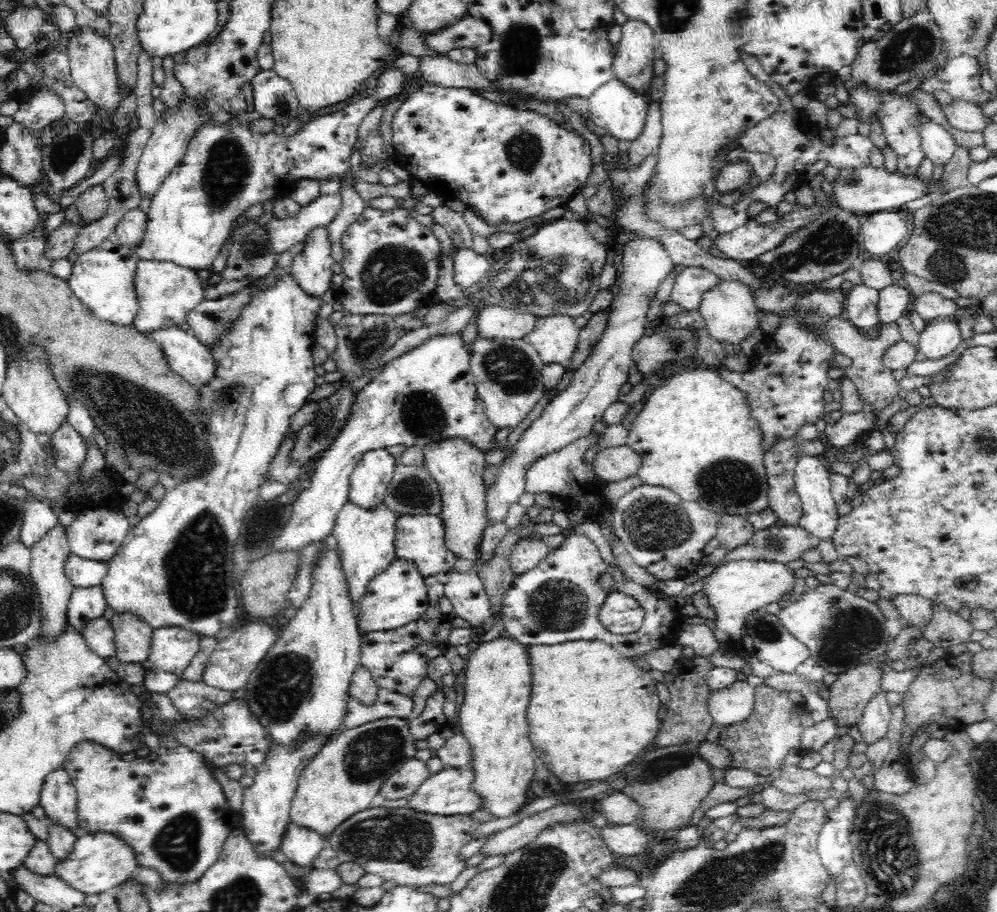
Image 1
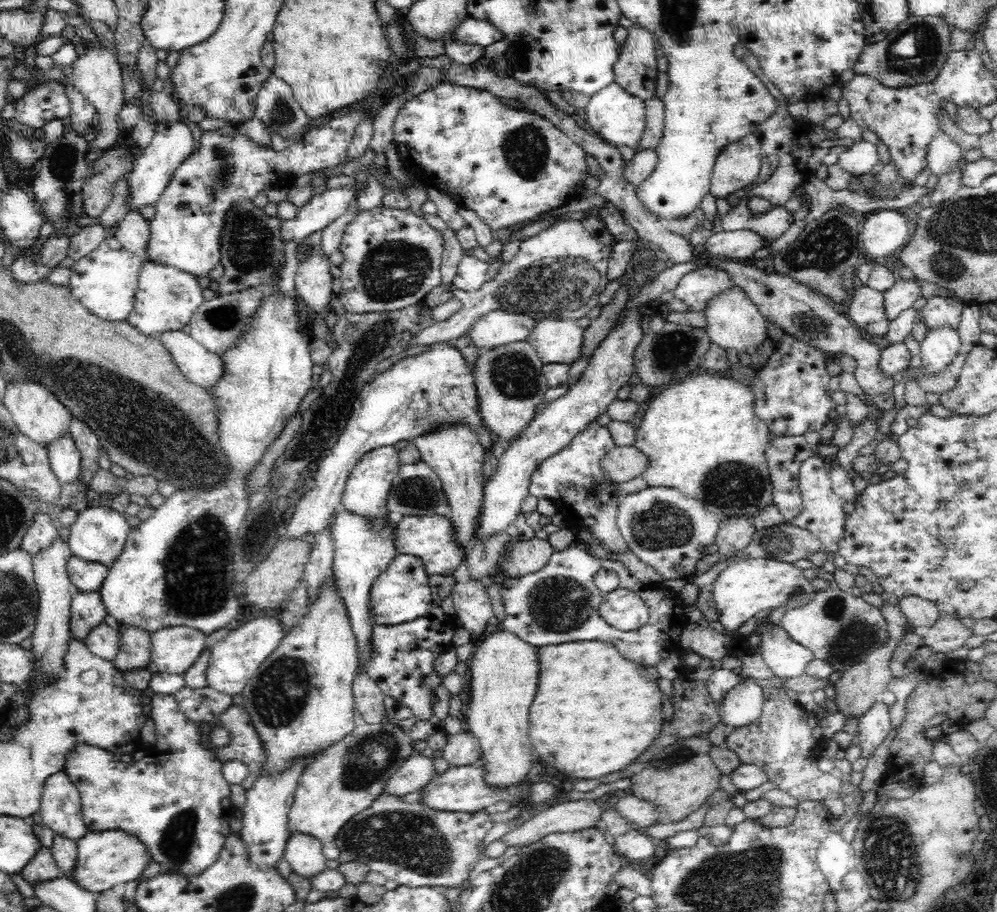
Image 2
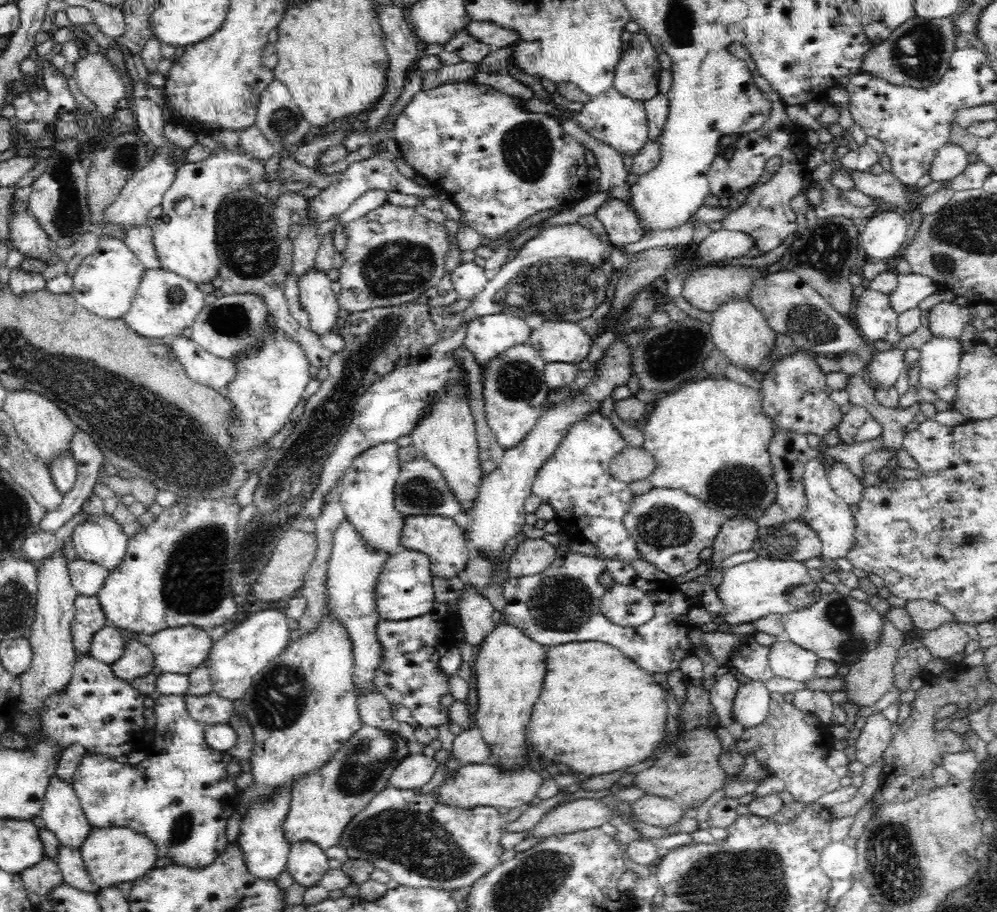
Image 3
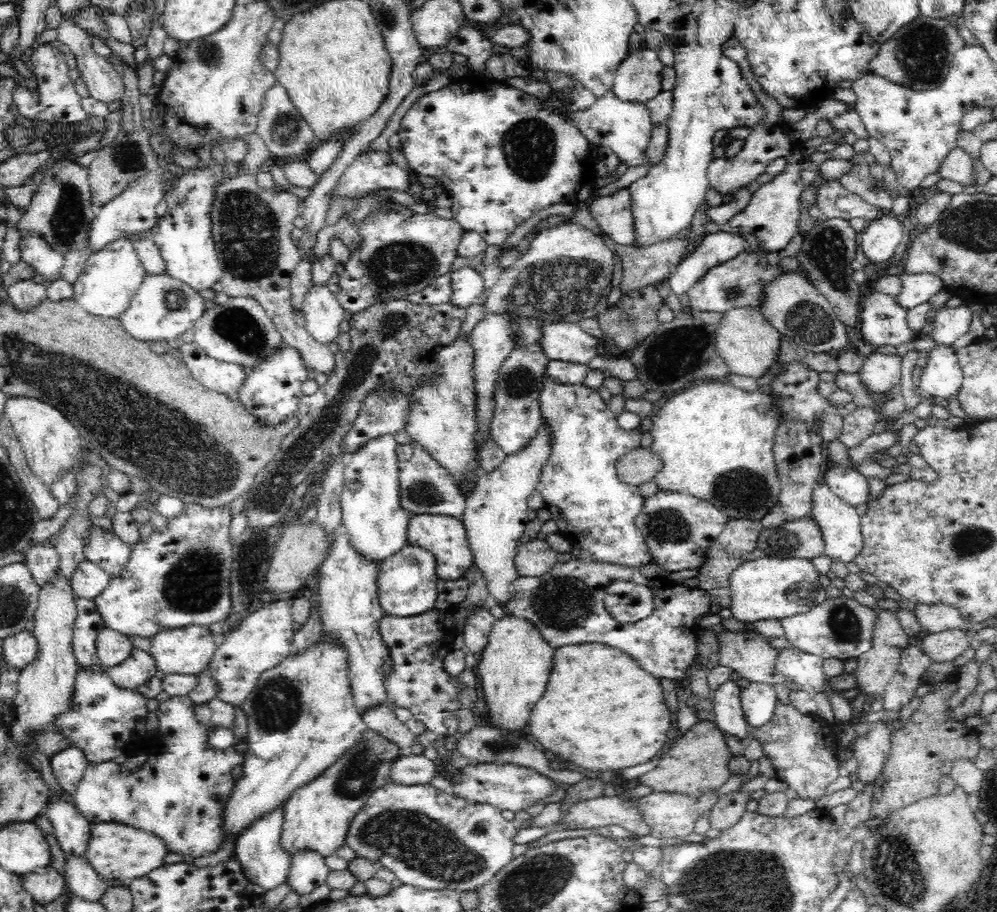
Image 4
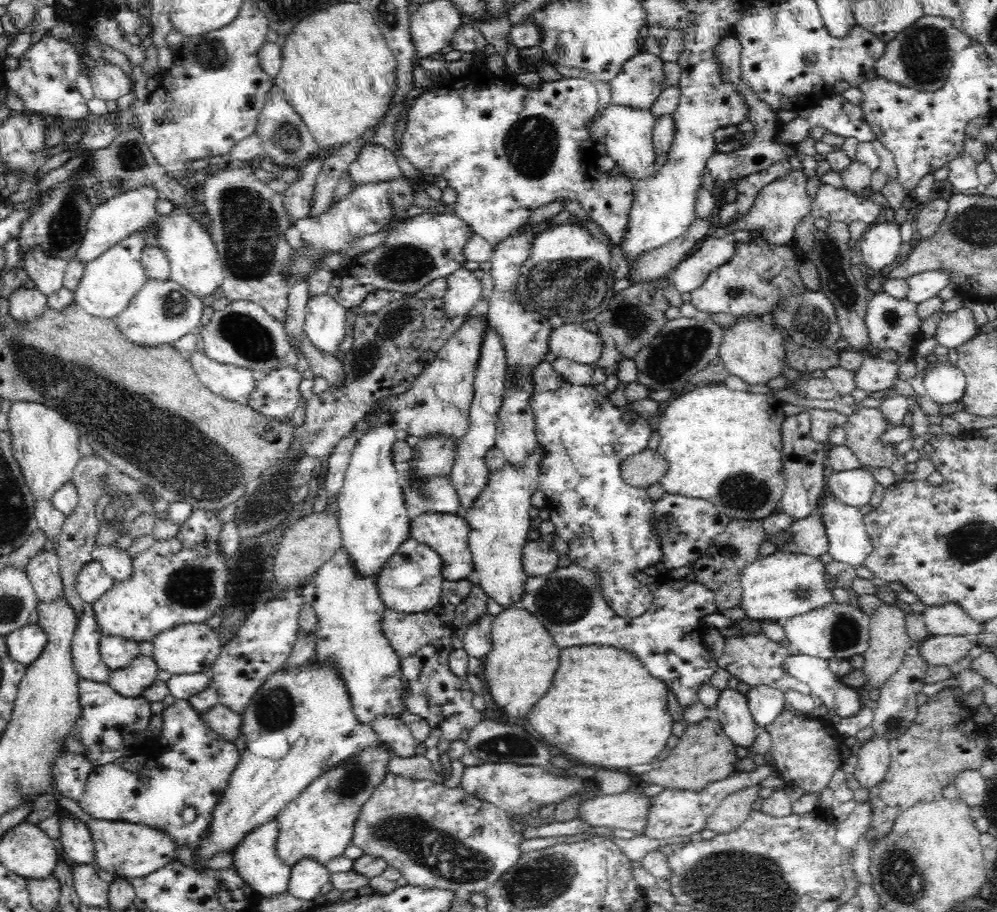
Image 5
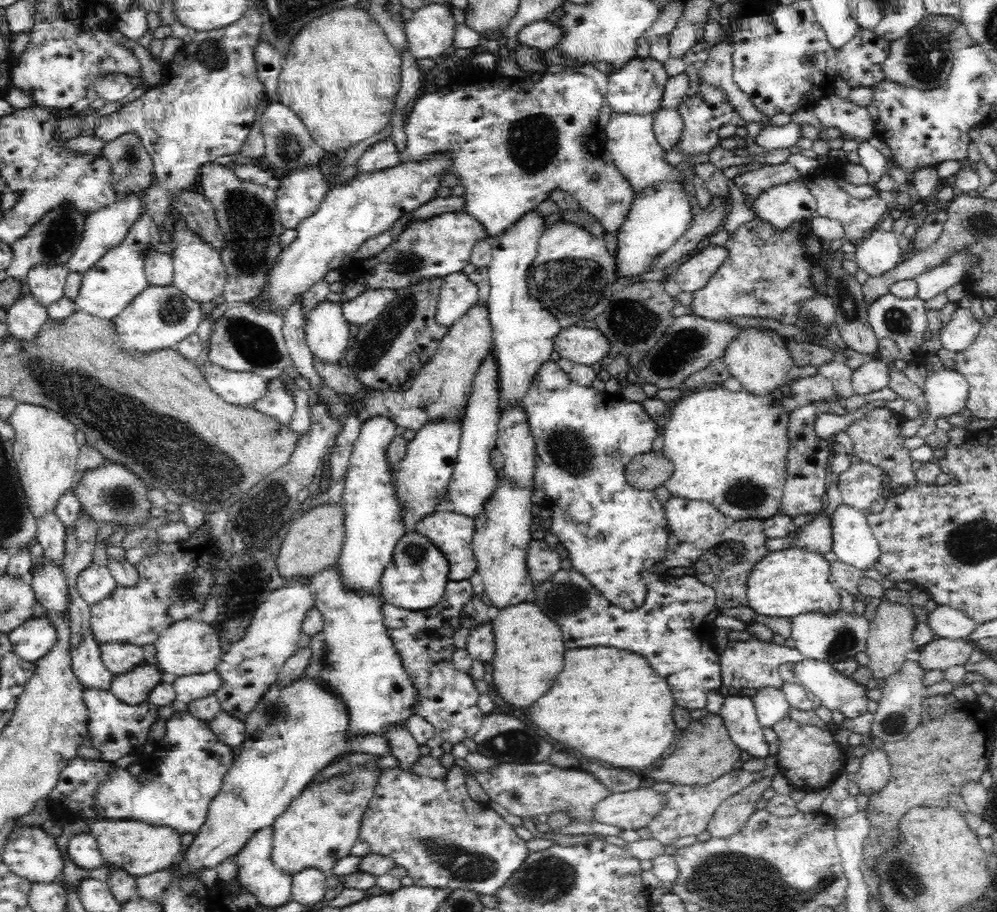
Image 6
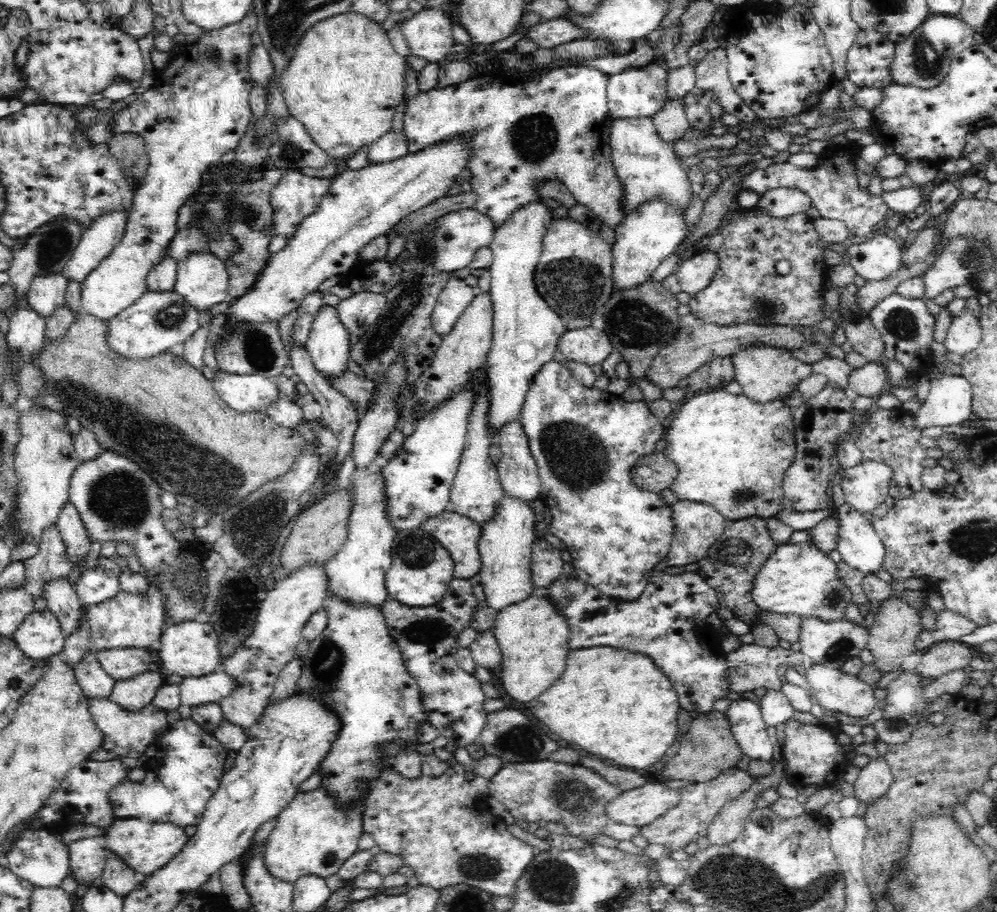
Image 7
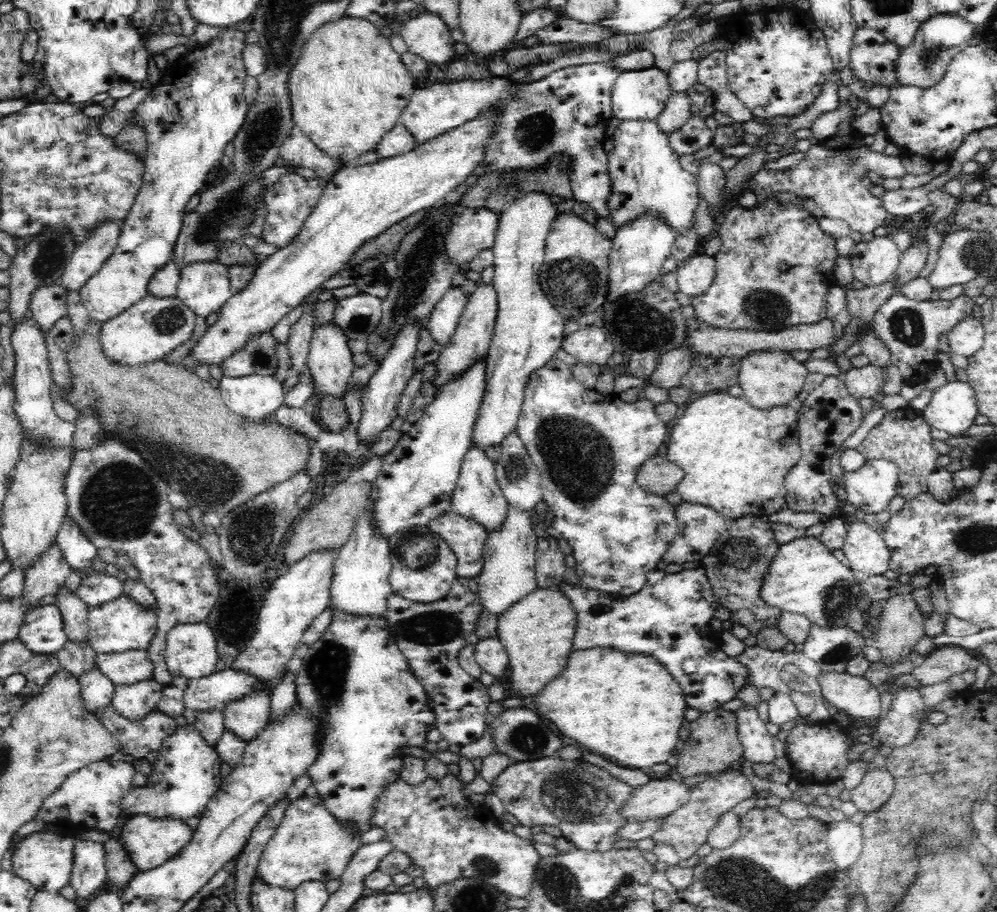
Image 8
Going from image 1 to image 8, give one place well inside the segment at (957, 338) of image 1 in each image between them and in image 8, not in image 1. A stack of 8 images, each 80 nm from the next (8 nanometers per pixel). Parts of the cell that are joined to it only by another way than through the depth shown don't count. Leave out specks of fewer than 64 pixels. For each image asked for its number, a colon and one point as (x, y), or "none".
2: (941, 345)
3: (939, 359)
4: (942, 376)
5: (945, 384)
6: (946, 391)
7: (949, 403)
8: (953, 408)

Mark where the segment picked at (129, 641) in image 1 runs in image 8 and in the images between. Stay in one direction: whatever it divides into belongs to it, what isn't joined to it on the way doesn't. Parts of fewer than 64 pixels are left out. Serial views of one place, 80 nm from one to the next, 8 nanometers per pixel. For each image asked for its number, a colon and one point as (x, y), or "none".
2: (135, 645)
3: (137, 661)
4: (140, 666)
5: (131, 681)
6: (134, 687)
7: (130, 694)
8: (133, 702)

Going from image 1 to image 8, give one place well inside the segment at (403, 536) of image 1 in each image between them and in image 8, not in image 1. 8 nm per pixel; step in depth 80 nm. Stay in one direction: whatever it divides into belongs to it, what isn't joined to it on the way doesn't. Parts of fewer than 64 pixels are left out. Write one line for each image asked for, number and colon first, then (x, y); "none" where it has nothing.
2: (432, 538)
3: (441, 539)
4: (445, 536)
5: (447, 534)
6: (451, 532)
7: (459, 535)
8: (467, 538)

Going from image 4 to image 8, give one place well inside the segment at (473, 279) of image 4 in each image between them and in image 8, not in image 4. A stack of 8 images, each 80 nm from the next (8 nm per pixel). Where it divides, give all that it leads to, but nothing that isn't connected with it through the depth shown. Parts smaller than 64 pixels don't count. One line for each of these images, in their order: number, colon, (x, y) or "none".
5: (463, 290)
6: (458, 294)
7: (456, 296)
8: (444, 318)

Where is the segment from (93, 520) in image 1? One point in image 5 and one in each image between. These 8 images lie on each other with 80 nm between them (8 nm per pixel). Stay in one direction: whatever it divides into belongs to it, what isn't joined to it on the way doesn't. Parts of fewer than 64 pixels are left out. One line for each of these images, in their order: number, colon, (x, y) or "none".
2: (98, 534)
3: (99, 540)
4: (105, 548)
5: (118, 564)

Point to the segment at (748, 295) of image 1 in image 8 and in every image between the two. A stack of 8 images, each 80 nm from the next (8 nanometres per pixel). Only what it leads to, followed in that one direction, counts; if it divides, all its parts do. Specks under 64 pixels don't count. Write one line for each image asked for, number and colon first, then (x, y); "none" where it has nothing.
2: (733, 321)
3: (740, 332)
4: (746, 341)
5: (753, 349)
6: (759, 358)
7: (765, 373)
8: (773, 378)

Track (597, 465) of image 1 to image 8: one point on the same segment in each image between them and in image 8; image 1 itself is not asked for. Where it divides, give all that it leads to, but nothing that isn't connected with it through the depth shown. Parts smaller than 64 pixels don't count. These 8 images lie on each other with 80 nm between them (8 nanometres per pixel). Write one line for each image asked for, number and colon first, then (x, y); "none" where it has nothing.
2: (623, 463)
3: (632, 464)
4: (640, 465)
5: (643, 469)
6: (648, 471)
7: (655, 472)
8: (658, 475)

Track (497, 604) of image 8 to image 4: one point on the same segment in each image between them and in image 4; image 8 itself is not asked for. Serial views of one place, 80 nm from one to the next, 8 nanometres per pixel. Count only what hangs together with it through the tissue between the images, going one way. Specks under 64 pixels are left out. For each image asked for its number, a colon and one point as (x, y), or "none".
4: (496, 513)
5: (499, 521)
6: (503, 534)
7: (505, 545)

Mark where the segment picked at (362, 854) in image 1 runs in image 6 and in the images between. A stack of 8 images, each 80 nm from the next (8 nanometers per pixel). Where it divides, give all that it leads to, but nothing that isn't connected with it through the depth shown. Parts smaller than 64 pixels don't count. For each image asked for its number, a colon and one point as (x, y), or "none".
2: (417, 846)
3: (422, 843)
4: (433, 839)
5: (438, 837)
6: (431, 827)

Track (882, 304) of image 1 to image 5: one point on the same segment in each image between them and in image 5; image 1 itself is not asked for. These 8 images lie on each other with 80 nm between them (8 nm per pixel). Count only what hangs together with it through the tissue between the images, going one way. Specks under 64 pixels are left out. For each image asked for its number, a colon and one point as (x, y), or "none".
2: (905, 292)
3: (911, 289)
4: (917, 289)
5: (921, 287)

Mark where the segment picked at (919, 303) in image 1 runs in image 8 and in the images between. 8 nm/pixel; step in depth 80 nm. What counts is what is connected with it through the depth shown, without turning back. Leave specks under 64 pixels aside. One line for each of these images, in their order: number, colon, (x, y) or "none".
2: (939, 311)
3: (946, 319)
4: (947, 325)
5: (953, 329)
6: (961, 331)
7: (965, 333)
8: (967, 337)

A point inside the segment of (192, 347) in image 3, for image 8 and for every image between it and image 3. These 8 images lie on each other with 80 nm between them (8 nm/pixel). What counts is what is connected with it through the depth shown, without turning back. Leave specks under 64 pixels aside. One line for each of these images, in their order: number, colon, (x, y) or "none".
4: (225, 378)
5: (234, 383)
6: (238, 388)
7: (244, 393)
8: (256, 397)

